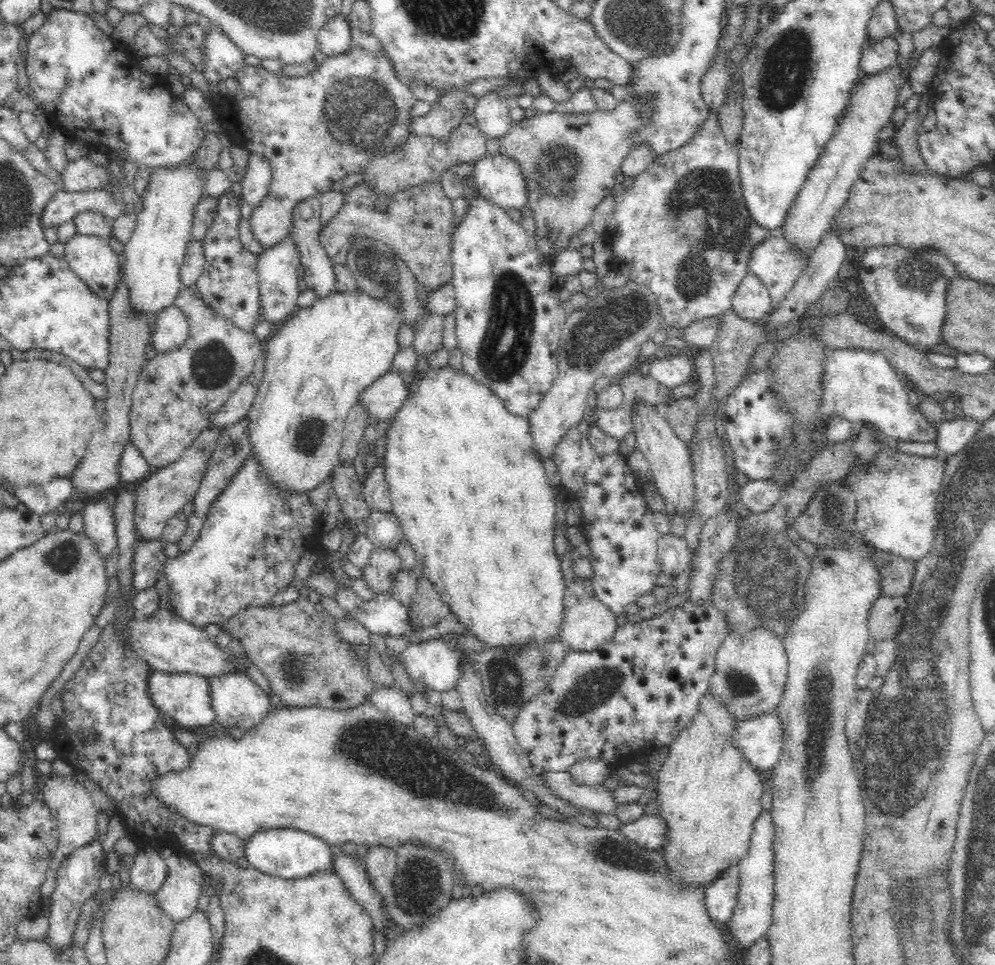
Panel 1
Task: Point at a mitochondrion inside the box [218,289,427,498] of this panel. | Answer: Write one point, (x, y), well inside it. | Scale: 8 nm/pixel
(309, 435)

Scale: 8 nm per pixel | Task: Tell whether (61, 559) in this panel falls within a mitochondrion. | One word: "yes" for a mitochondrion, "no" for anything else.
yes

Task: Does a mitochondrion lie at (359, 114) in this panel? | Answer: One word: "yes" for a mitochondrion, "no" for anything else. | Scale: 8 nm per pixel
yes

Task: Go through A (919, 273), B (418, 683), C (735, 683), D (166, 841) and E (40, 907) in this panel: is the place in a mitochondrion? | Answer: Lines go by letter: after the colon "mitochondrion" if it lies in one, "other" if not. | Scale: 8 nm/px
A: mitochondrion
B: other
C: mitochondrion
D: other
E: other

